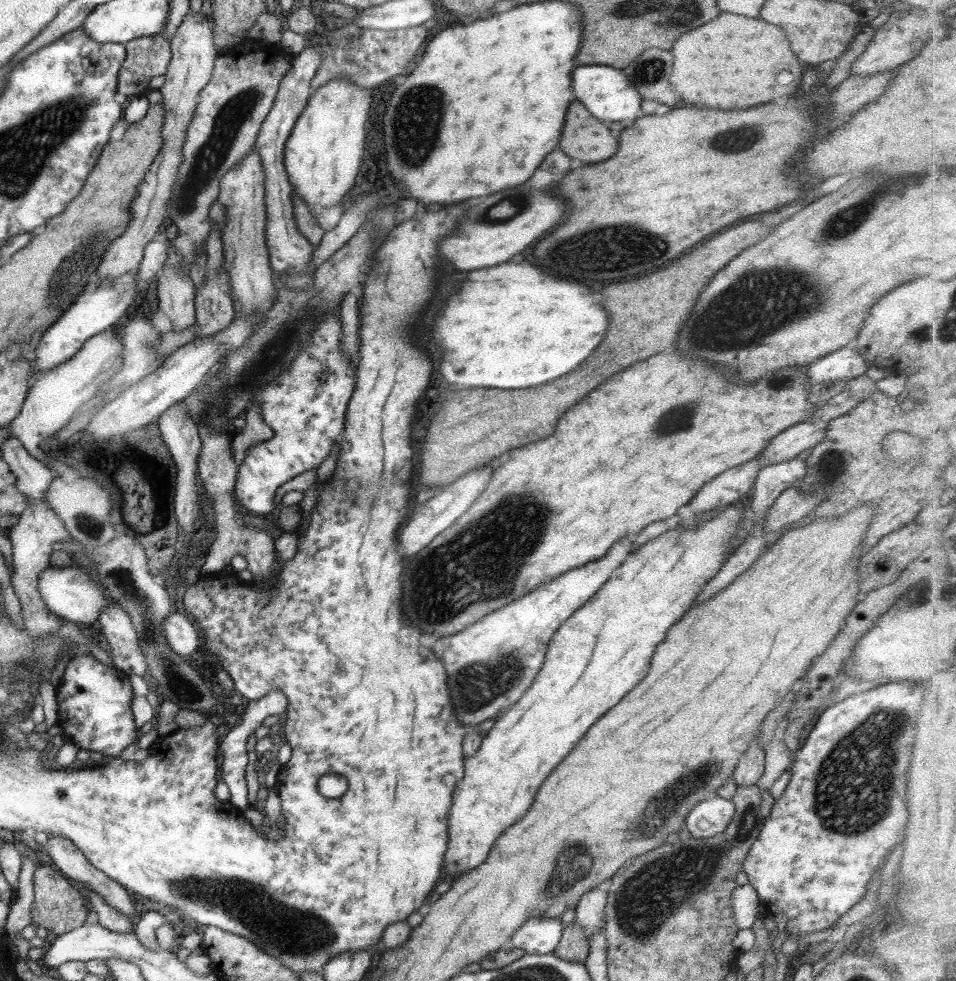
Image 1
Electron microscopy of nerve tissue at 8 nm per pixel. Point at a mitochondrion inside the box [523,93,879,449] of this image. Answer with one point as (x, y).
(771, 299)

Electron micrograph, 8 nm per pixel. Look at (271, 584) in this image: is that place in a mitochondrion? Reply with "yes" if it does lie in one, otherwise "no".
no

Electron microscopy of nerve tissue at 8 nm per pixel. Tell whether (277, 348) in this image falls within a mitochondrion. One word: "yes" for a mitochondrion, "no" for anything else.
yes

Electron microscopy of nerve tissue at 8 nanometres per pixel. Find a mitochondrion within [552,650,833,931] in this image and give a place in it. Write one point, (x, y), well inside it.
(659, 811)

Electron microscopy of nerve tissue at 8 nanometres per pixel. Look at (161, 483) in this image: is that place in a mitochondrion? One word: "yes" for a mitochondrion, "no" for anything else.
no

